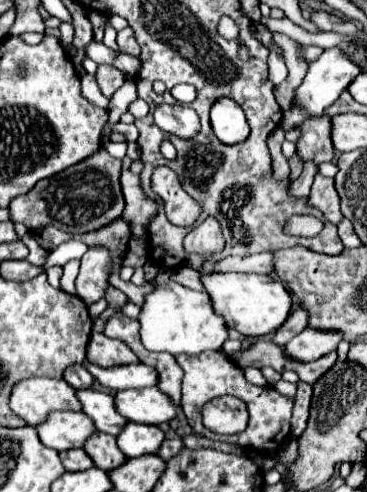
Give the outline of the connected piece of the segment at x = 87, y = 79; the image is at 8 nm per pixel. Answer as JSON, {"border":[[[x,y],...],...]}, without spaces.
{"border":[[[91,74],[81,76],[81,94],[96,106],[108,109],[109,99],[101,94],[95,76],[91,76]]]}

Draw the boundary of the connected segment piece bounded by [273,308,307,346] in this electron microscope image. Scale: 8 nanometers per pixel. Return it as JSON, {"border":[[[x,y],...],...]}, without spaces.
{"border":[[[297,308],[297,310],[289,316],[289,320],[275,332],[273,342],[283,346],[283,344],[287,344],[291,338],[295,338],[299,332],[303,332],[305,328],[307,328],[307,310]]]}

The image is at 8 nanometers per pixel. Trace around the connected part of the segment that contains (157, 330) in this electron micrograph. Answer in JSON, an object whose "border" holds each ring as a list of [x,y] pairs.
{"border":[[[165,268],[157,274],[157,286],[151,294],[145,296],[143,312],[139,316],[141,324],[141,340],[143,346],[151,352],[169,352],[177,354],[201,354],[205,350],[219,350],[229,336],[227,324],[223,316],[213,310],[213,302],[207,292],[195,292],[177,282],[169,280],[169,272]]]}

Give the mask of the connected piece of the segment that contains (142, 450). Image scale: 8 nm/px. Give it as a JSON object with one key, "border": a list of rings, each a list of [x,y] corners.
{"border":[[[129,422],[123,428],[123,432],[117,436],[119,448],[129,458],[157,454],[163,440],[165,440],[165,432],[161,428],[147,426],[147,424],[135,424],[135,422]]]}

